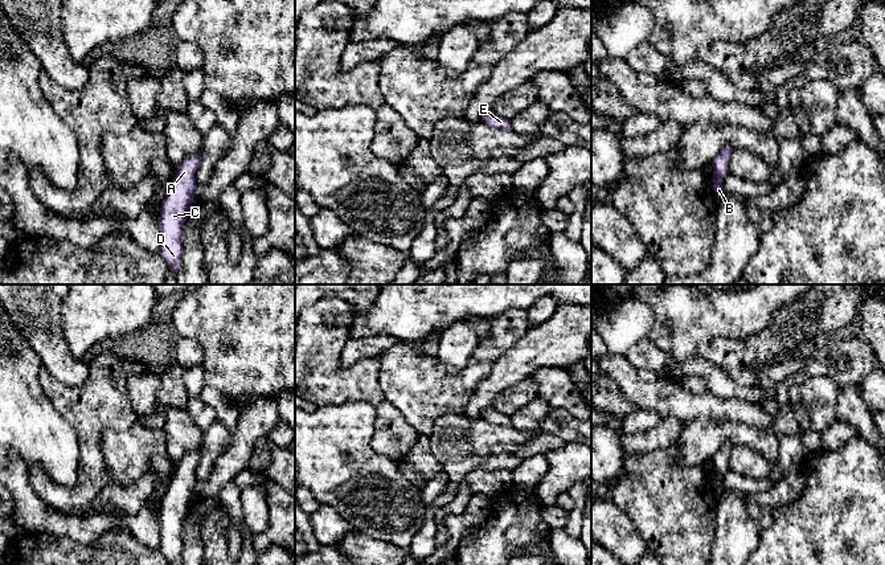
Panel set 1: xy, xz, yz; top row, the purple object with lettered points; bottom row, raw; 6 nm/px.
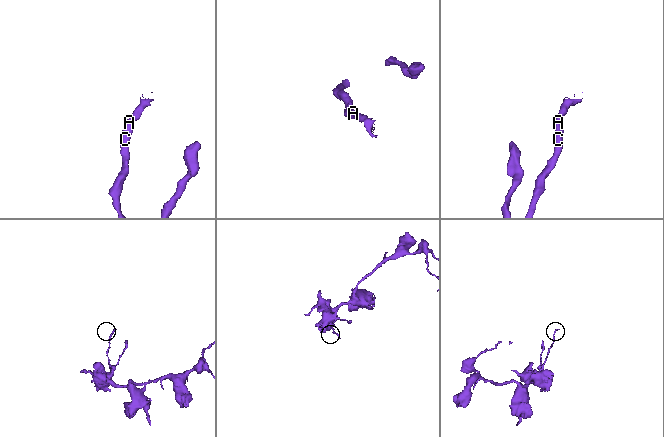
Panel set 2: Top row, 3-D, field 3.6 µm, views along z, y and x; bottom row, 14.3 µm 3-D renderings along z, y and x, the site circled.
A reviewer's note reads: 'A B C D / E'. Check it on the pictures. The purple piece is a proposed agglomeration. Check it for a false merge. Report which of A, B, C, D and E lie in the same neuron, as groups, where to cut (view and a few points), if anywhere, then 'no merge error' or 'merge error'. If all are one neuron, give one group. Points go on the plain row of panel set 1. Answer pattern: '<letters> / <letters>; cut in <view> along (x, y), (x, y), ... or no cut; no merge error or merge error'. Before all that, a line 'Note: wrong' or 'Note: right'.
Note: wrong
A B C D E; no cut; no merge error

